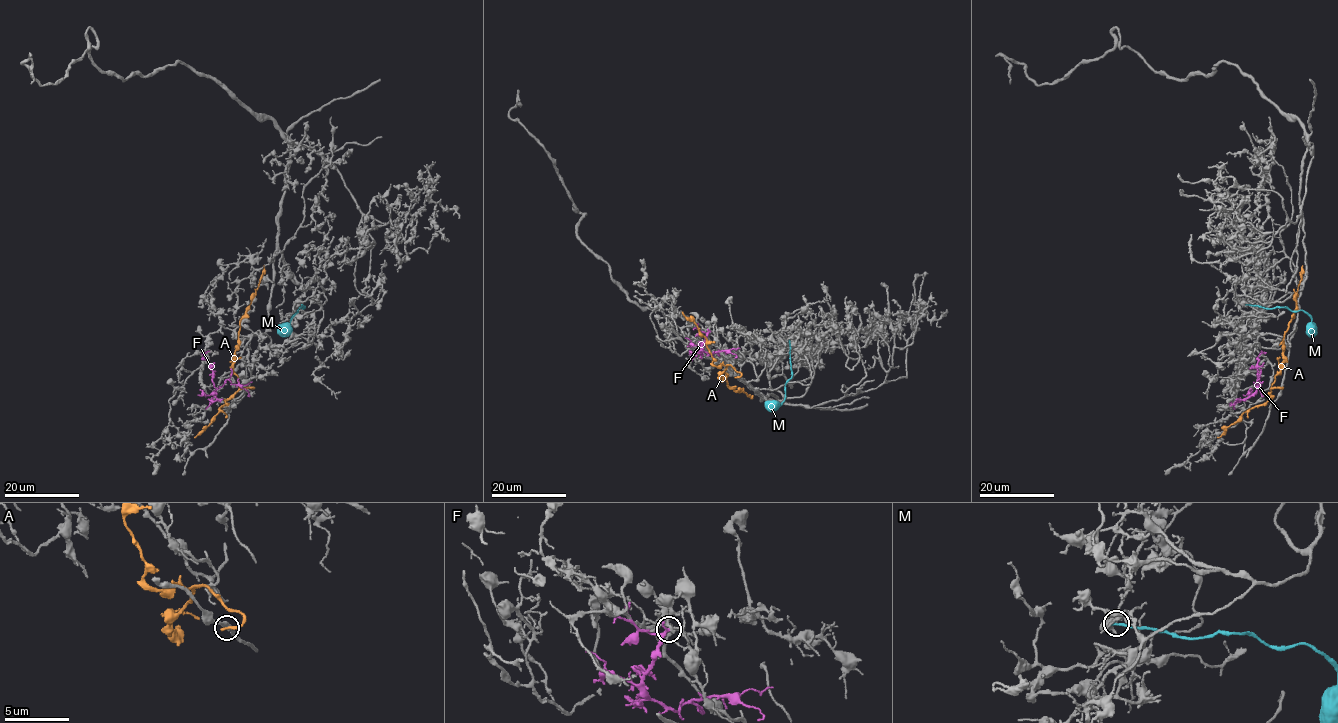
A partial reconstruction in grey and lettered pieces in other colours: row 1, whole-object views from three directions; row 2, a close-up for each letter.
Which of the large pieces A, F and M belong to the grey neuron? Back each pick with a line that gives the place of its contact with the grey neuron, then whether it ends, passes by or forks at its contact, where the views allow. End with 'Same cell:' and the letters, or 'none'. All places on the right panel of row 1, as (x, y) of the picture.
Same cell: none

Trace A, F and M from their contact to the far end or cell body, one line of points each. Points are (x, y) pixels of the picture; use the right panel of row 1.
A: (1282, 387), (1270, 388), (1283, 360), (1283, 335), (1295, 310), (1302, 265)
F: (1237, 399), (1253, 394), (1258, 380), (1256, 384), (1263, 395)
M: (1247, 304), (1303, 310), (1311, 319), (1308, 330), (1310, 336)

